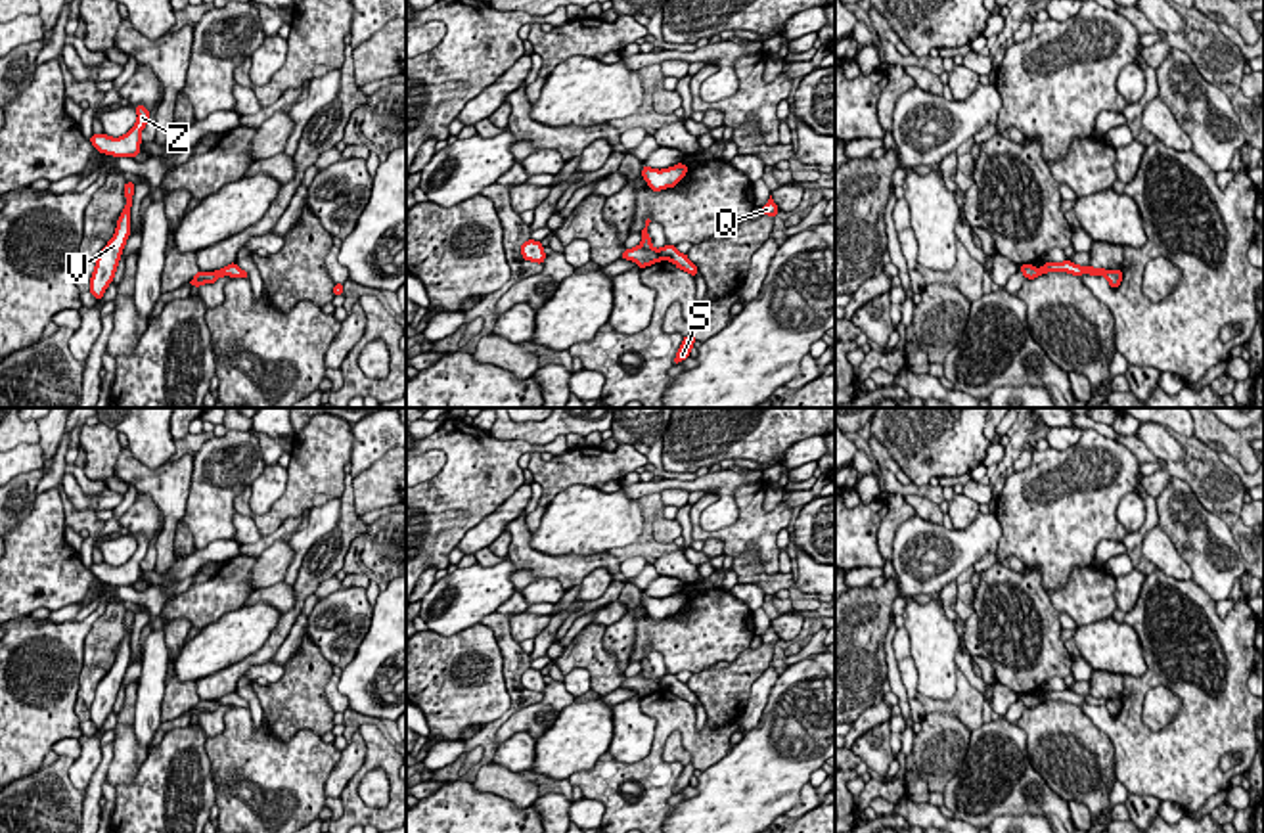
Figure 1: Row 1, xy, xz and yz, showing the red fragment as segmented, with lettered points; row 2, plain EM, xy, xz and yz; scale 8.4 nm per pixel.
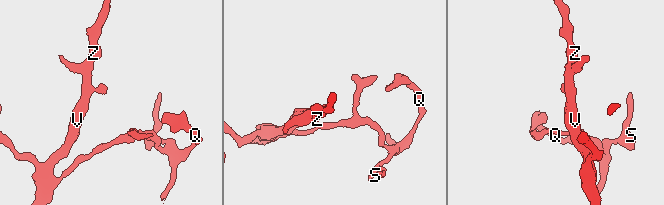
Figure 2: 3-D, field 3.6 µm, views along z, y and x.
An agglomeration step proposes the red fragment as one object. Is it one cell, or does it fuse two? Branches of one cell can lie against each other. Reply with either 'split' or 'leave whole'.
split

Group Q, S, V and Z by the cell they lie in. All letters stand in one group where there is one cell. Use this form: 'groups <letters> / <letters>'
groups Q S / V Z

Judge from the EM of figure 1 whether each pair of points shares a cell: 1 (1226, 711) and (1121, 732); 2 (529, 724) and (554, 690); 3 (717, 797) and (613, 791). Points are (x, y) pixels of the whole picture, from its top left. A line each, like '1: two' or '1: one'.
1: one
2: one
3: two

